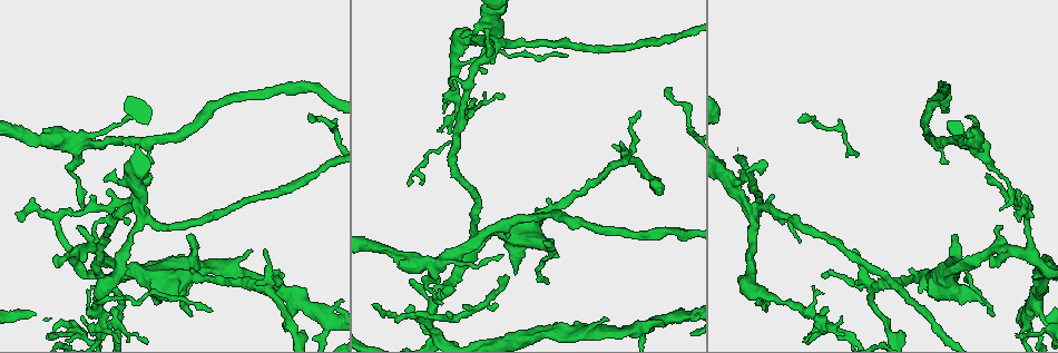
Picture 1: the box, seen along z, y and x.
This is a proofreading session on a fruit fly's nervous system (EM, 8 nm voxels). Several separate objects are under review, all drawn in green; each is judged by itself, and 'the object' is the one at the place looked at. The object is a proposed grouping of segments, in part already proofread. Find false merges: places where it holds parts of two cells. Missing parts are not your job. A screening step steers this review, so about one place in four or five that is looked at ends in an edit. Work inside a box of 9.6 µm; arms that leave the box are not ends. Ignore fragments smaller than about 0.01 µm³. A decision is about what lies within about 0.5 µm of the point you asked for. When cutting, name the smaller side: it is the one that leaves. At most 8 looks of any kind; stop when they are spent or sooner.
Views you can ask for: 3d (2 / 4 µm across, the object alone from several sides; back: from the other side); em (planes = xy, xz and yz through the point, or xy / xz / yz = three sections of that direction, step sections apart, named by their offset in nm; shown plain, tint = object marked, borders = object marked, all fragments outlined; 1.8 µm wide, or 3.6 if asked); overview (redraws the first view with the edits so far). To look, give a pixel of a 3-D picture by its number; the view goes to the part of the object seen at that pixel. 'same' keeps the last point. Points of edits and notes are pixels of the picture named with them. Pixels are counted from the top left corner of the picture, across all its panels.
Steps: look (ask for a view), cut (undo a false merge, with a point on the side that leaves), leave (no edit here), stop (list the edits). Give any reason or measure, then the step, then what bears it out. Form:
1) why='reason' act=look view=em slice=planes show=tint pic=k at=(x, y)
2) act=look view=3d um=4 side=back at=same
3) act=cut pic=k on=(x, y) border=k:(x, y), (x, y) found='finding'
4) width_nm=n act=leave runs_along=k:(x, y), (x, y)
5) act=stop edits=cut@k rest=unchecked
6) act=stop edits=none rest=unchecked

why='four-way junction' act=look view=3d um=2 pic=1 at=(500, 38)

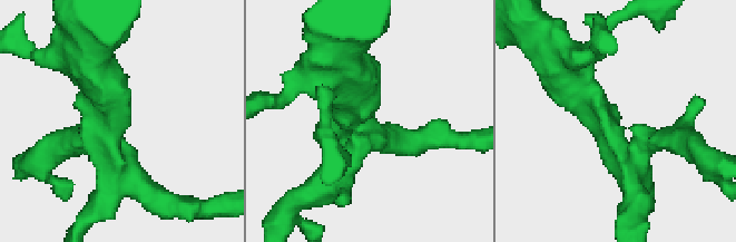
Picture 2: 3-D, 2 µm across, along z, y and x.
arms=4 why='shape alone is not enough' act=look view=em slice=planes show=tint pic=2 at=(110, 152)

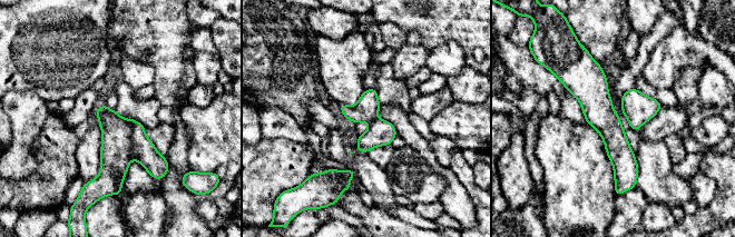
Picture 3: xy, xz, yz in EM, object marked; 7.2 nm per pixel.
act=cut pic=3 on=(143, 150) found='two cells meet here'

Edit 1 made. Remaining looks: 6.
why='narrows sharply' act=look view=3d um=2 pic=1 at=(682, 101)

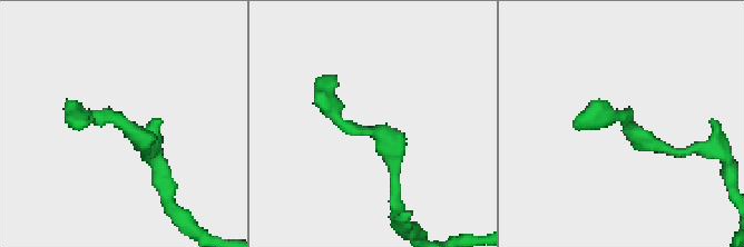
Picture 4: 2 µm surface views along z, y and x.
why='now the EM' act=look view=em slice=planes show=tint pic=4 at=(369, 127)

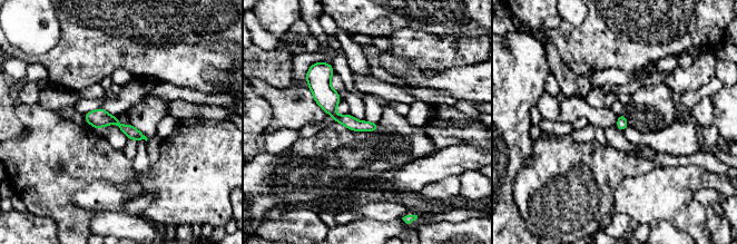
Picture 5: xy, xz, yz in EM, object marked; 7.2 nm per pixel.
width_nm=80 act=leave found='one cell here'

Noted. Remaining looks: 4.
why='branch point' act=look view=em slice=planes show=plain pic=1 at=(102, 325)

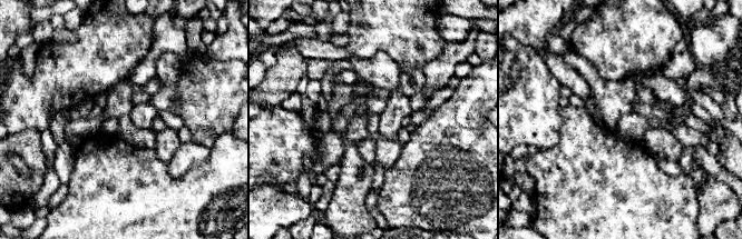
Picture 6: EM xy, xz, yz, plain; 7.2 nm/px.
act=look view=em slice=planes show=borders at=same

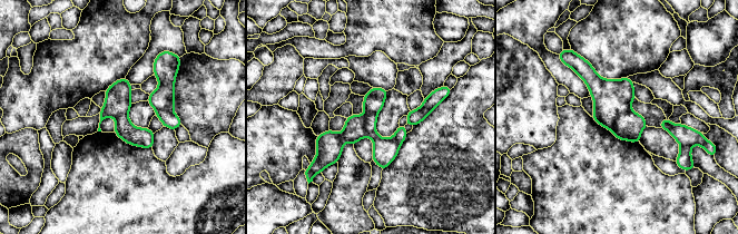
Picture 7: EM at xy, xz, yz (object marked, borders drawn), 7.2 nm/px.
act=cut pic=7 on=(384, 148) border=7:(376, 113), (366, 116), (365, 135) found='two cells meet here'

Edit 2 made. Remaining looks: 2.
act=stop edits=cut@3,cut@7 rest=unchecked

